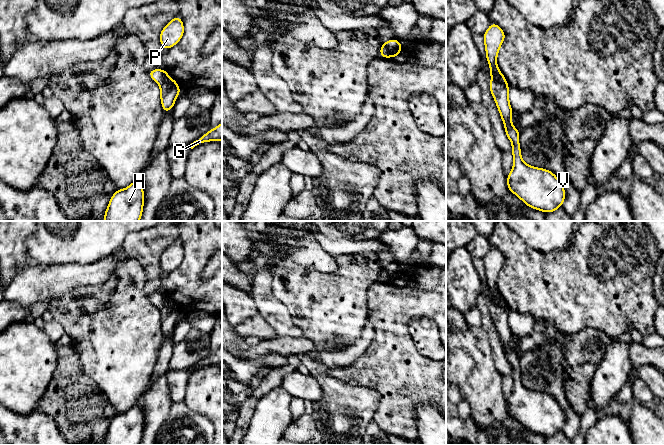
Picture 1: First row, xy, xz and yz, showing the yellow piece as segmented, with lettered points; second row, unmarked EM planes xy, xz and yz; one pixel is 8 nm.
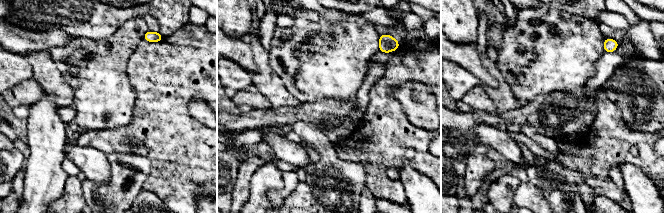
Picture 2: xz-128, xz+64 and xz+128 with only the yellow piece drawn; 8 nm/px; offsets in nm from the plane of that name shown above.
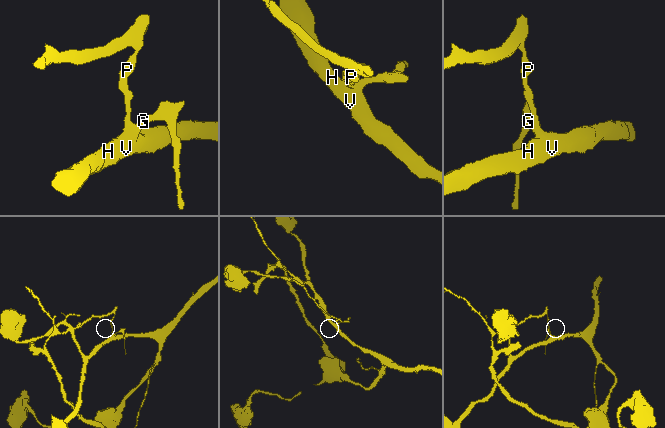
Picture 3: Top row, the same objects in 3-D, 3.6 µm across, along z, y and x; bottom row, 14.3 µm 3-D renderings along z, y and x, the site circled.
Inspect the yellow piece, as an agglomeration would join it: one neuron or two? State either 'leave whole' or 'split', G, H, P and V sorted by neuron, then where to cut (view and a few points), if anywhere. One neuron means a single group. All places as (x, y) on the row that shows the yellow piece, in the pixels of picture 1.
split; groups G H V / P; cut yz (492, 79), (506, 83)

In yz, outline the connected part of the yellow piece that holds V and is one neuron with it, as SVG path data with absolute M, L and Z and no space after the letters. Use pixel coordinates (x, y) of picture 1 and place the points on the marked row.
M491 81L491 94L505 126L505 133L512 143L514 163L507 176L508 190L527 206L546 213L560 208L565 200L565 189L554 173L547 169L527 165L521 157L519 129L512 126L513 109L509 103L507 83Z

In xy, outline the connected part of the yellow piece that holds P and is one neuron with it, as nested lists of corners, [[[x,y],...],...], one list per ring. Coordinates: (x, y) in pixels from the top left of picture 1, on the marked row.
[[[179,16],[172,19],[161,31],[160,42],[164,49],[176,45],[184,34],[184,25]]]

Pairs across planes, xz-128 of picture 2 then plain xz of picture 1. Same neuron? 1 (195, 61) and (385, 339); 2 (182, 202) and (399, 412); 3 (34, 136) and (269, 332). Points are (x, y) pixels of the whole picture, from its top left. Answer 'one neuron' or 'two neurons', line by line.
1: one neuron
2: one neuron
3: two neurons

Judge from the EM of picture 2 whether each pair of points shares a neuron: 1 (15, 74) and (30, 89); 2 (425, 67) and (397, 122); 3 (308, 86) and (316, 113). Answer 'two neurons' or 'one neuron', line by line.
1: two neurons
2: one neuron
3: two neurons

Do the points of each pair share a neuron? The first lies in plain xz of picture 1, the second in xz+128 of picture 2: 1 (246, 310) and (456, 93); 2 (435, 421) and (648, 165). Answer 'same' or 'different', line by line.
1: same
2: different

